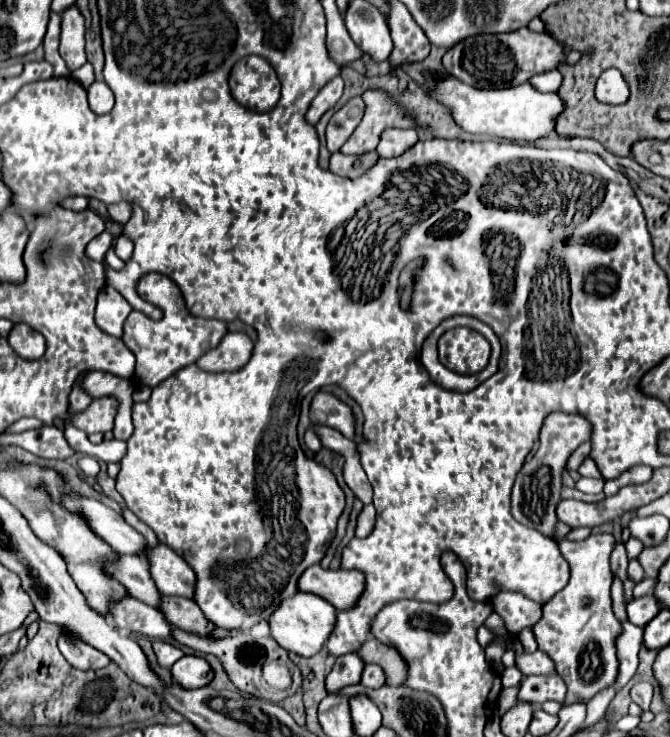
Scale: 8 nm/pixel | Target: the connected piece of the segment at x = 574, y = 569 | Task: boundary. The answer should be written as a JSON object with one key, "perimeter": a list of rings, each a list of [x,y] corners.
{"perimeter":[[[610,533],[591,534],[587,540],[579,542],[569,542],[569,540],[561,542],[559,550],[561,550],[561,556],[571,564],[571,578],[569,578],[569,584],[543,606],[543,616],[533,626],[539,650],[545,652],[555,662],[557,674],[567,684],[567,700],[563,704],[575,704],[575,702],[587,704],[599,690],[613,686],[617,680],[619,658],[617,658],[615,640],[623,632],[623,626],[611,610],[611,596],[609,596],[611,582],[613,582],[609,558],[615,543],[616,538]]]}

